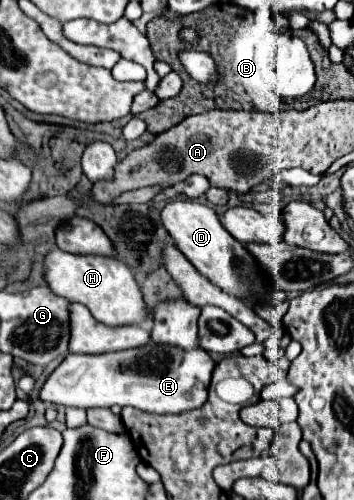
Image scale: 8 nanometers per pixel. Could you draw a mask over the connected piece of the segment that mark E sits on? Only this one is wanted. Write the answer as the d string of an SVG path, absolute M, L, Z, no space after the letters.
M149 341L137 349L81 355L69 353L63 363L47 377L39 391L39 399L63 407L135 407L147 413L173 415L189 409L197 409L207 399L209 377L215 369L215 361L203 349L177 349L175 345L157 345Z

